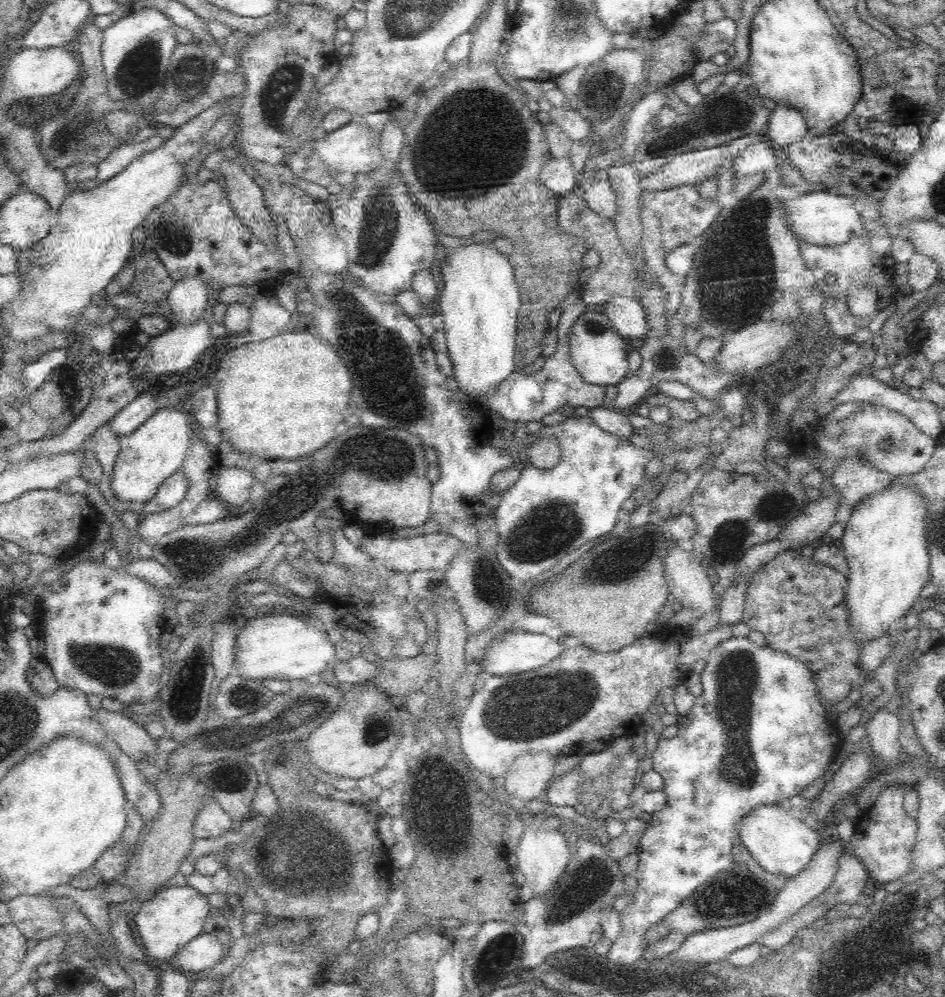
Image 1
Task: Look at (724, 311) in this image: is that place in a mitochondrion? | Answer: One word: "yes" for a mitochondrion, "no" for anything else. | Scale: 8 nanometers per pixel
yes

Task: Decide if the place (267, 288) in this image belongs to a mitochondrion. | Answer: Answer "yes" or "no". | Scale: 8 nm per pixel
no

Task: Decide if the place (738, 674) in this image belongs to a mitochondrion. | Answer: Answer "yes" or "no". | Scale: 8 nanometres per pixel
yes

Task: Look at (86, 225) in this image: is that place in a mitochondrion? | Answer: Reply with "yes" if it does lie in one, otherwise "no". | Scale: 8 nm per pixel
no

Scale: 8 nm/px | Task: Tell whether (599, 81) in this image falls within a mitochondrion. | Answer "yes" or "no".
yes

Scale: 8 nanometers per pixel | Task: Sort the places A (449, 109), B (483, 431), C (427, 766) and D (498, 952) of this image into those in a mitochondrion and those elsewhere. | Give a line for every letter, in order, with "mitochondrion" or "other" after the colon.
A: mitochondrion
B: other
C: other
D: mitochondrion

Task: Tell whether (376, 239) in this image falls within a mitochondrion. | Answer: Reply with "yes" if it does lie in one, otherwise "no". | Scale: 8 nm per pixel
yes

